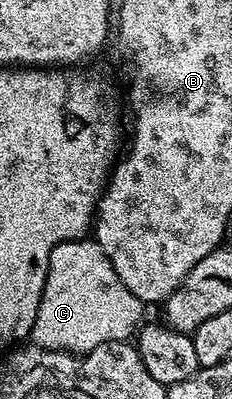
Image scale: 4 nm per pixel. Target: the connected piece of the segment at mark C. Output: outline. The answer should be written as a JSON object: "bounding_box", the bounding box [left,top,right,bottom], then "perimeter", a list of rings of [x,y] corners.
{"bounding_box":[30,239,144,355],"perimeter":[[[94,239],[63,241],[57,247],[53,247],[49,255],[49,271],[41,303],[37,307],[37,319],[31,328],[30,340],[43,349],[57,349],[76,355],[93,351],[110,341],[130,342],[144,320],[143,309],[144,302],[139,301],[137,295],[133,295],[133,291],[125,287],[125,283],[121,283],[113,263],[105,255],[98,241]]]}

